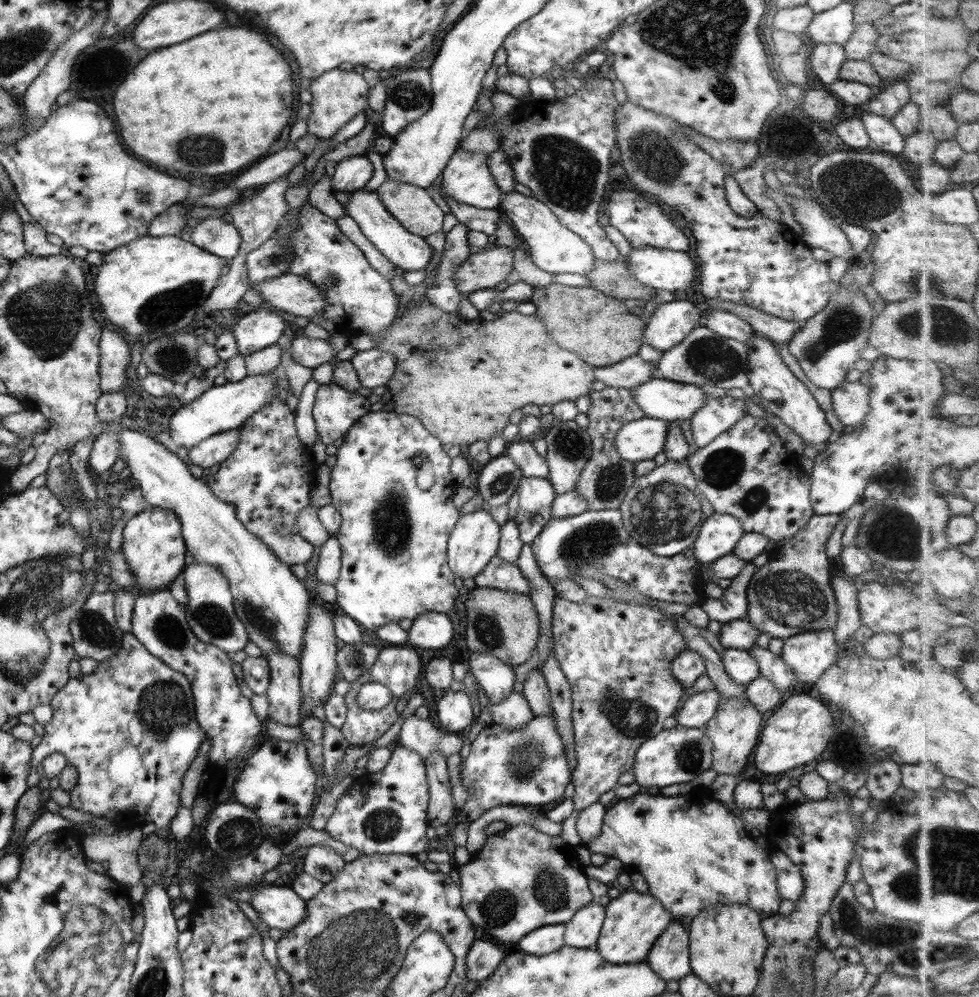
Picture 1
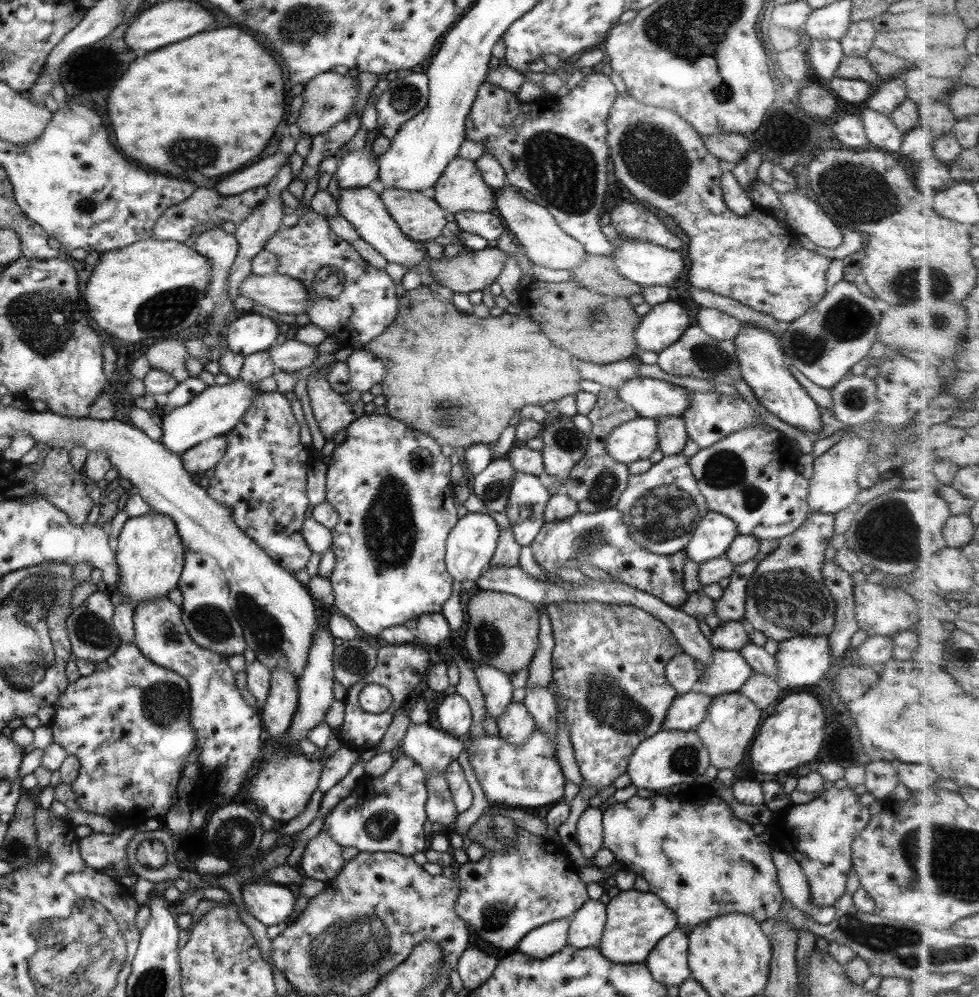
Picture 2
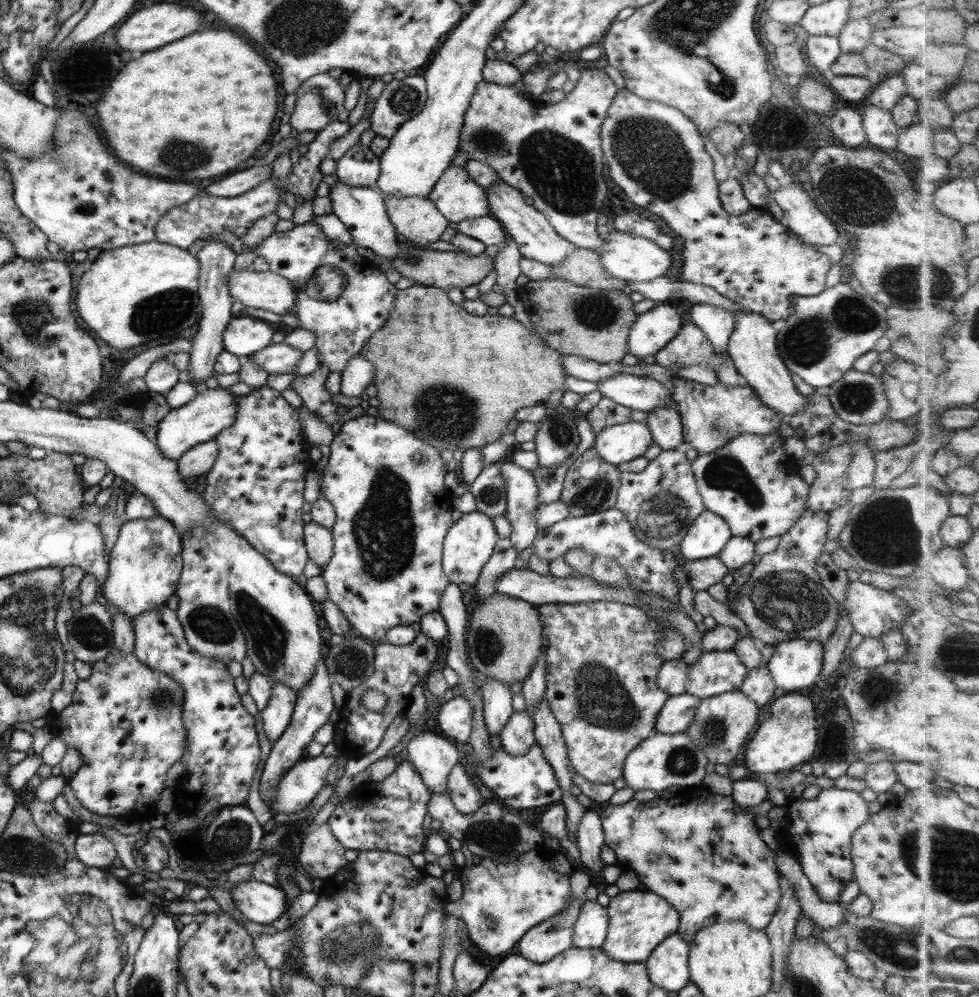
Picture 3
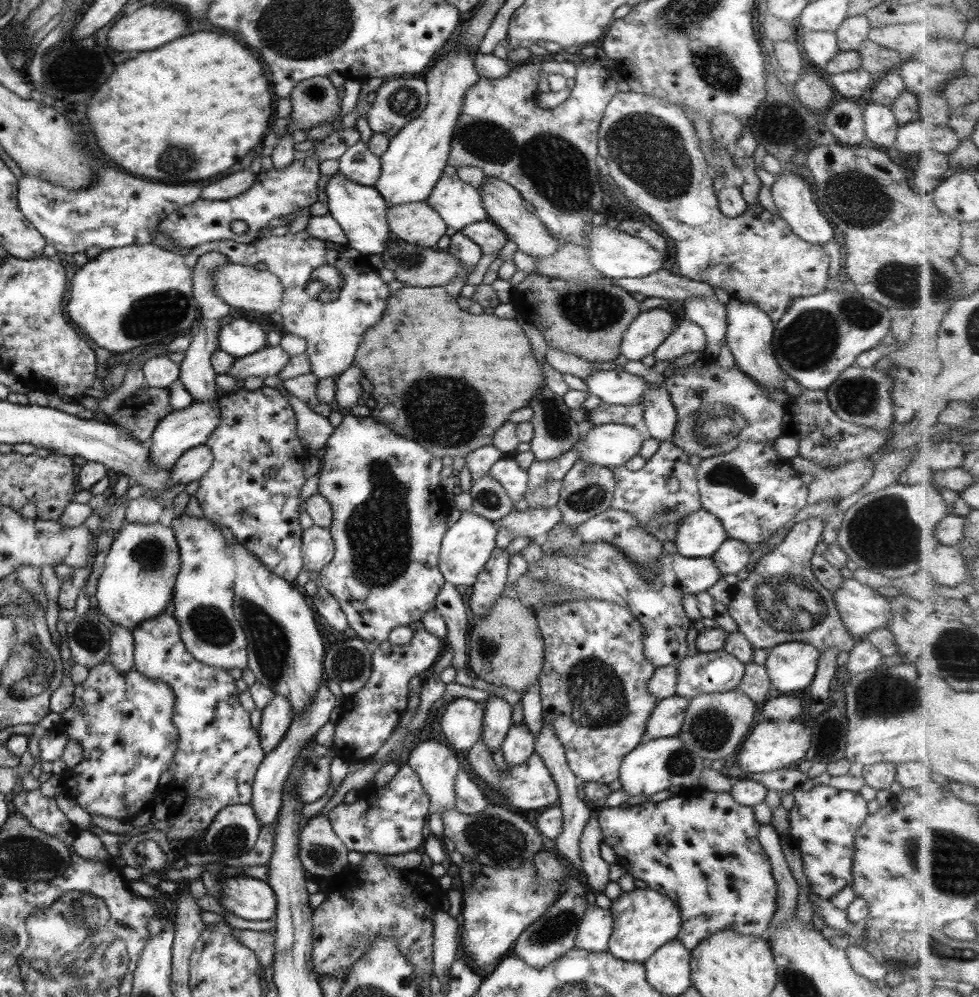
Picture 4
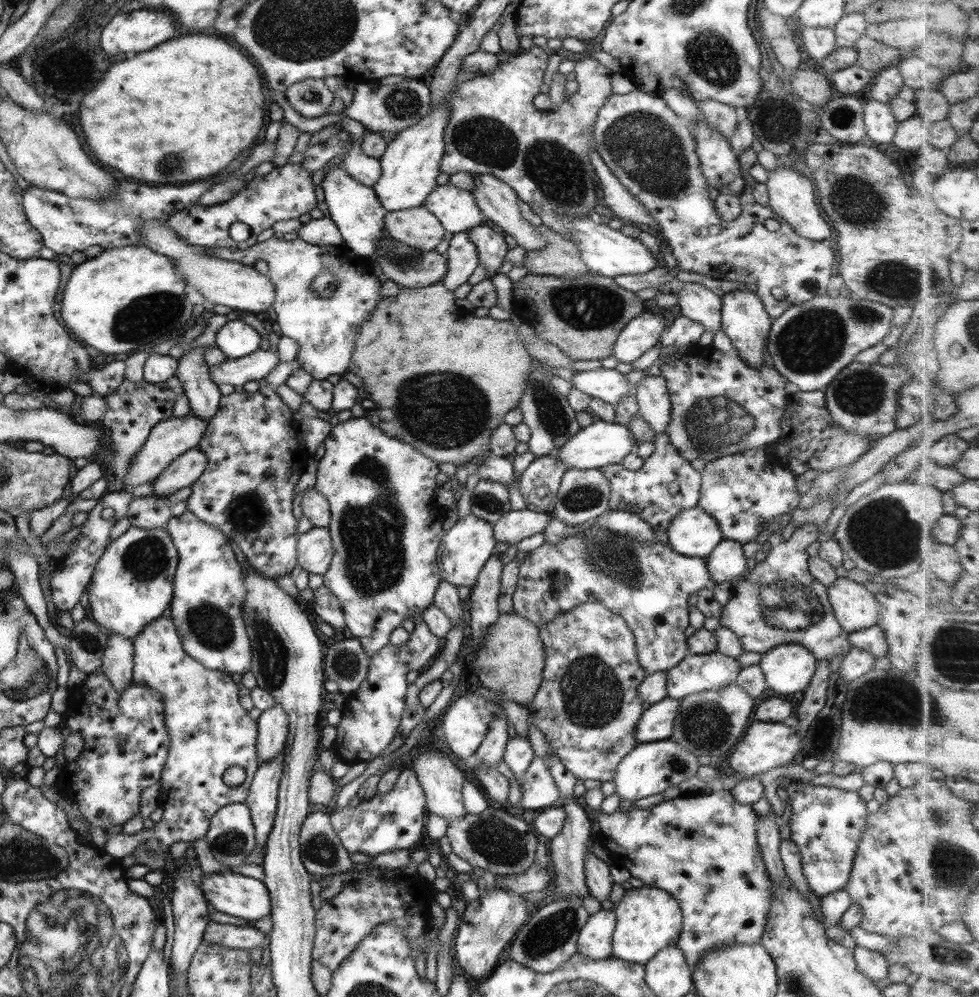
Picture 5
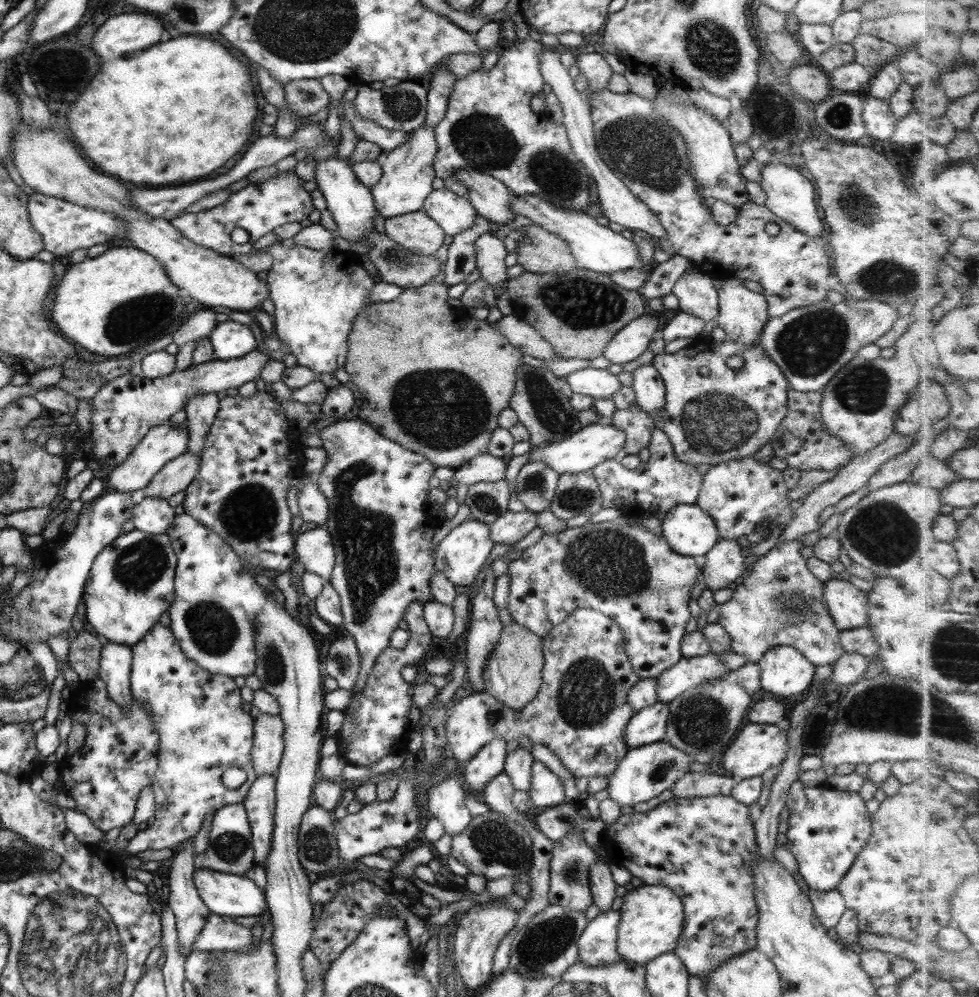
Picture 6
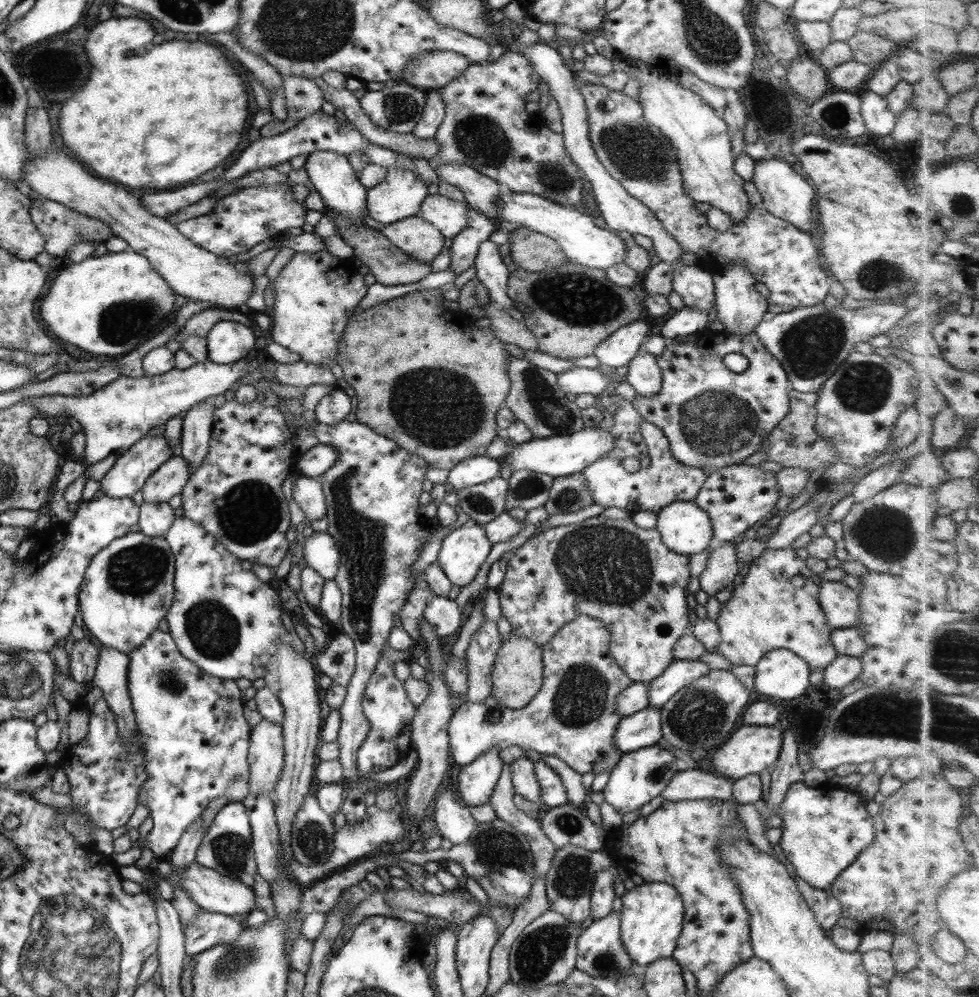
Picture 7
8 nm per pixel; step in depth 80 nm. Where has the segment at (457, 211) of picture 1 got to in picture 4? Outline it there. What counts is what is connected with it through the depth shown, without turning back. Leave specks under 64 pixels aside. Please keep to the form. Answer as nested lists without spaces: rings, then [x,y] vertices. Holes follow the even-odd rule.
[[[489,220],[473,222],[461,231],[471,242],[479,246],[483,256],[495,256],[500,253],[500,248],[505,244],[505,234]]]

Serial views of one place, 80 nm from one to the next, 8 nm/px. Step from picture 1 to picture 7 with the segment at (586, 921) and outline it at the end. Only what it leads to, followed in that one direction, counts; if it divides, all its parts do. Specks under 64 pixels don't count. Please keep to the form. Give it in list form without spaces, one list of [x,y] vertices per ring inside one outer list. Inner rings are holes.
[[[612,911],[609,915],[599,920],[593,920],[578,935],[574,968],[593,979],[615,979],[615,977],[619,977],[623,973],[629,973],[629,970],[633,972],[634,963],[631,962],[629,955],[625,952],[619,931],[620,917],[617,912]]]

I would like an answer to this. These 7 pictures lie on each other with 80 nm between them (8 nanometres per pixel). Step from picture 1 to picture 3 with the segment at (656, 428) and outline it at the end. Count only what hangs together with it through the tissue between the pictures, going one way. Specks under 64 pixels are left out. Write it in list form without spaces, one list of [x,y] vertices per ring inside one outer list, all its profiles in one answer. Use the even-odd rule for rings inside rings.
[[[643,420],[641,423],[629,422],[603,428],[594,436],[590,448],[594,448],[596,456],[604,462],[618,466],[643,456],[651,442],[651,433]]]

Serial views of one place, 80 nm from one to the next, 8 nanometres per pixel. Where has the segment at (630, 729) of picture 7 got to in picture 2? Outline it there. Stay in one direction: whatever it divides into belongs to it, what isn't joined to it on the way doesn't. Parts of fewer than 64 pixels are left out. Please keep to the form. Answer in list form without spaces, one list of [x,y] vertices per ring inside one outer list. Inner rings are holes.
[[[691,690],[682,695],[675,695],[664,714],[661,728],[665,730],[691,731],[706,715],[707,704],[712,698]]]

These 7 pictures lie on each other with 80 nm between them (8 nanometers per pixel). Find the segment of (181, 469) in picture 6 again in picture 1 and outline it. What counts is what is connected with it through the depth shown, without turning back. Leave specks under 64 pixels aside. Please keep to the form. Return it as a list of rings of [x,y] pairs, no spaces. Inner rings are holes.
[[[239,428],[209,436],[199,444],[188,448],[187,460],[193,466],[201,466],[201,468],[219,464],[235,448],[237,436],[239,436]]]

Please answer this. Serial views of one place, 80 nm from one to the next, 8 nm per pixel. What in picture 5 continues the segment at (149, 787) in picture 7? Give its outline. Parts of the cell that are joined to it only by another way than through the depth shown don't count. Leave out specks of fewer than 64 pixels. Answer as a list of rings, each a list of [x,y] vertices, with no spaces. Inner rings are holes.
[[[159,617],[155,619],[153,622],[150,622],[143,628],[143,631],[135,637],[132,641],[132,684],[138,684],[138,686],[146,686],[151,690],[154,690],[156,694],[160,696],[160,701],[163,705],[163,726],[166,728],[167,736],[168,736],[168,743],[167,743],[167,750],[166,750],[166,757],[163,763],[163,768],[160,772],[160,777],[158,778],[159,783],[159,790],[158,790],[158,807],[161,808],[162,814],[160,820],[154,823],[153,828],[142,830],[141,832],[131,834],[131,836],[127,836],[127,834],[122,834],[119,830],[115,831],[108,831],[107,832],[107,840],[103,846],[101,852],[104,852],[111,858],[121,860],[124,856],[130,856],[131,852],[135,852],[137,846],[141,848],[141,843],[147,841],[147,839],[153,838],[153,840],[157,840],[161,846],[170,847],[175,842],[192,842],[205,836],[205,832],[208,830],[208,824],[210,823],[211,817],[215,814],[215,811],[222,806],[231,803],[243,803],[245,797],[247,796],[247,790],[249,788],[250,782],[253,780],[255,771],[258,767],[258,762],[255,756],[255,739],[256,739],[256,721],[252,720],[248,712],[245,711],[239,705],[239,694],[237,693],[238,687],[232,681],[232,678],[228,673],[219,672],[215,670],[207,670],[203,668],[202,664],[199,664],[196,660],[193,660],[190,656],[185,654],[185,651],[182,649],[181,643],[179,643],[179,638],[177,637],[177,631],[175,631],[175,627],[171,622],[171,619],[165,619],[165,617]],[[229,766],[241,766],[243,768],[246,777],[242,784],[239,786],[231,786],[227,787],[221,781],[221,775],[225,772],[226,768]]]

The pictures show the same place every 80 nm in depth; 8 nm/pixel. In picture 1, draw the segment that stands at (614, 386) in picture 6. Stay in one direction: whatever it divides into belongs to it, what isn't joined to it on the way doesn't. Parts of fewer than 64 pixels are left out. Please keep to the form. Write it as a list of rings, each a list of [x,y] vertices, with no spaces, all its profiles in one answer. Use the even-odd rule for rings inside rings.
[[[666,379],[641,382],[631,389],[633,403],[641,408],[643,417],[665,422],[682,422],[703,406],[705,394],[699,386],[681,384]]]

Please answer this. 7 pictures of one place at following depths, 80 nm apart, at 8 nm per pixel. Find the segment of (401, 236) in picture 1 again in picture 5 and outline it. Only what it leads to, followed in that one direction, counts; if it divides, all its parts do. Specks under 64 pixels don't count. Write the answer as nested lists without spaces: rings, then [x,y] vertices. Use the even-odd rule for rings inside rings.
[[[340,165],[329,168],[323,174],[320,186],[330,221],[338,228],[343,240],[342,245],[353,255],[369,258],[375,252],[376,240],[385,236],[382,231],[385,212],[373,189],[353,180]]]

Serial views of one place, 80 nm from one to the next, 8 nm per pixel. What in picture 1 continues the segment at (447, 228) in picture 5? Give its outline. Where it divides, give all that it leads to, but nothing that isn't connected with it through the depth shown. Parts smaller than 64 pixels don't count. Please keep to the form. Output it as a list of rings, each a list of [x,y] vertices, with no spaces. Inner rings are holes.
[[[458,148],[440,174],[440,196],[444,200],[445,196],[449,196],[451,200],[459,204],[466,204],[477,209],[497,209],[499,199],[503,194],[495,186],[491,176],[489,176],[485,160],[487,160],[487,154],[472,154],[467,150]]]

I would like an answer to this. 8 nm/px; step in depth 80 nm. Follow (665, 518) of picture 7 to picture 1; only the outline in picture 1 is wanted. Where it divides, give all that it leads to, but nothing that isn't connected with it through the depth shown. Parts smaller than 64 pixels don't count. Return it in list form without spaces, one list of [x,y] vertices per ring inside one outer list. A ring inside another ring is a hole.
[[[713,512],[700,524],[699,532],[692,542],[692,555],[699,564],[712,563],[720,556],[731,553],[742,534],[740,522],[736,518]]]

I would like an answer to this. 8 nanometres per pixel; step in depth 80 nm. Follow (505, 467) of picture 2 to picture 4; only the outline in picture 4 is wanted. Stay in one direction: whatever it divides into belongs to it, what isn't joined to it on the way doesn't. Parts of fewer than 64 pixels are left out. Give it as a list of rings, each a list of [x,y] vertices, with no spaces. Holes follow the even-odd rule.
[[[488,474],[475,480],[469,492],[471,496],[469,510],[488,521],[501,520],[513,509],[512,500],[505,490]]]

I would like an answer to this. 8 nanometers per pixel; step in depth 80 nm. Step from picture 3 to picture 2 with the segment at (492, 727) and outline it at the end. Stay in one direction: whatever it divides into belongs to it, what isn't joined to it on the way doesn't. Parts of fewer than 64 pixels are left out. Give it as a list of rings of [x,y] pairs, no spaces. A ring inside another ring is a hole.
[[[471,662],[472,669],[484,698],[484,709],[487,714],[497,720],[508,704],[512,703],[509,674],[495,670],[492,666],[481,666]]]

